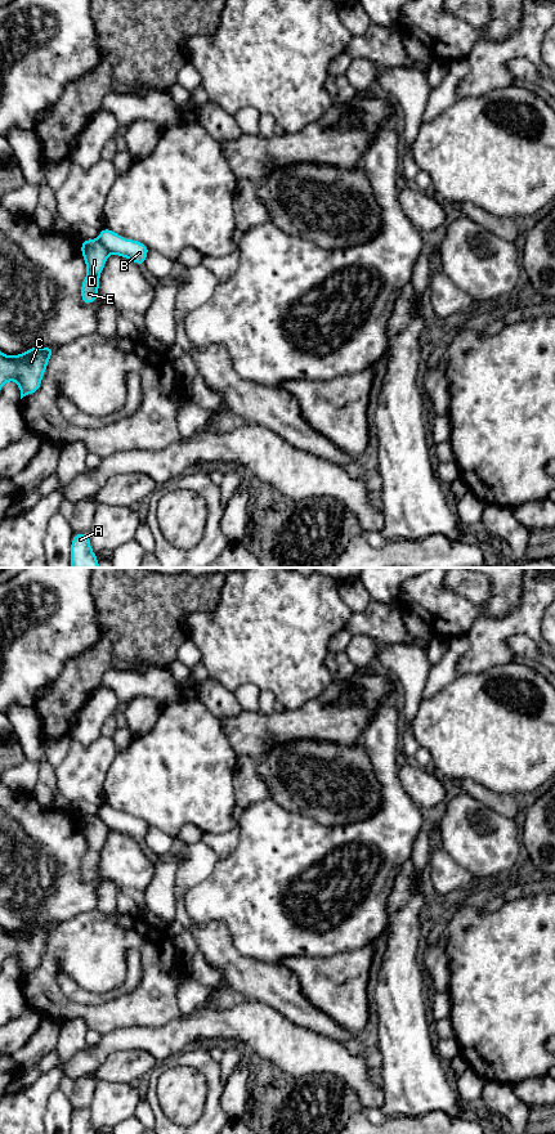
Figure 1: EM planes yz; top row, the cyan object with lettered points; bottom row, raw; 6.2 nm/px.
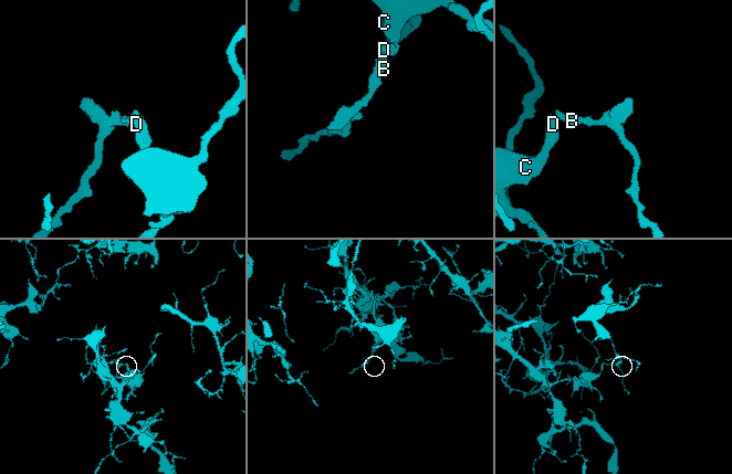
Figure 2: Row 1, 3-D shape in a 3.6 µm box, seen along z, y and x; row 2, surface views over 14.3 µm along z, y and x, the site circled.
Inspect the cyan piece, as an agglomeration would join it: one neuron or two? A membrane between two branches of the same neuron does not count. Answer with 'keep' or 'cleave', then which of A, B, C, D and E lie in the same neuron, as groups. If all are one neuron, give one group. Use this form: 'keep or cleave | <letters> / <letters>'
cleave | A C D E / B

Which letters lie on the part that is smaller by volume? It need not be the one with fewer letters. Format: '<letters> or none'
B

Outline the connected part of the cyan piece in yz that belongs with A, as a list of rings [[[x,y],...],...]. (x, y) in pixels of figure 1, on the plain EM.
[[[89,1110],[73,1111],[71,1119],[71,1134],[97,1134],[90,1124]]]

